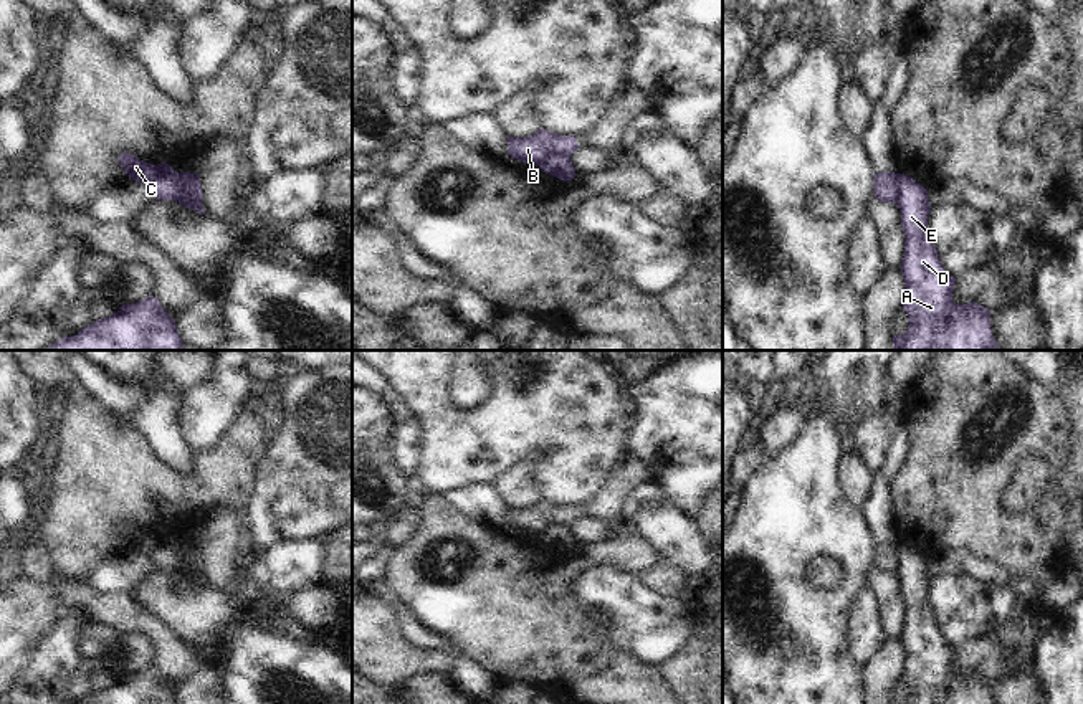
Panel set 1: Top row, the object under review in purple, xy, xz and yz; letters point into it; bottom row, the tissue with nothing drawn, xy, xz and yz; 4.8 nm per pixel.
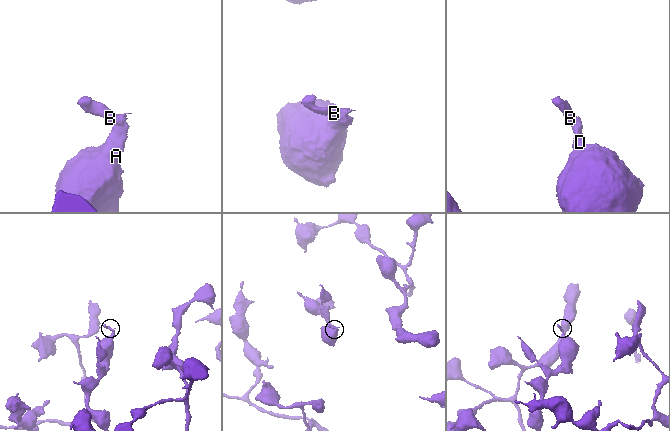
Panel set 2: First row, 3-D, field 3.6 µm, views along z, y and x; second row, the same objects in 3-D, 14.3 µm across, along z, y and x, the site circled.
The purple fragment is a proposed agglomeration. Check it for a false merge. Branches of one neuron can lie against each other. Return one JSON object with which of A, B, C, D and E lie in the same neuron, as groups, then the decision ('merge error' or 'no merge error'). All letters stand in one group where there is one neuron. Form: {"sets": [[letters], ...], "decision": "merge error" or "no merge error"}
{"sets": [["A", "D", "E"], ["B", "C"]], "decision": "merge error"}

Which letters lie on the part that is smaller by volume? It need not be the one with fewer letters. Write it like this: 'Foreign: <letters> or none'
Foreign: B, C.

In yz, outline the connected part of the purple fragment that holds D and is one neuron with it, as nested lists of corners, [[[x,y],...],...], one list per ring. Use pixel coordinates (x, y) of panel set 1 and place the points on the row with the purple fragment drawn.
[[[896,174],[898,208],[904,231],[903,311],[909,317],[904,334],[893,335],[895,350],[1002,350],[990,331],[990,314],[977,302],[956,304],[956,278],[941,264],[928,235],[931,203],[928,190]]]

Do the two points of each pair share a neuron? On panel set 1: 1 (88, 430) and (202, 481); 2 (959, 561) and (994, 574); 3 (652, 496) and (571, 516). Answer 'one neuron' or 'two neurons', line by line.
1: one neuron
2: one neuron
3: two neurons

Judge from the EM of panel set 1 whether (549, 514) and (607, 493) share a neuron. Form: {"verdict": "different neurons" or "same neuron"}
{"verdict": "same neuron"}

